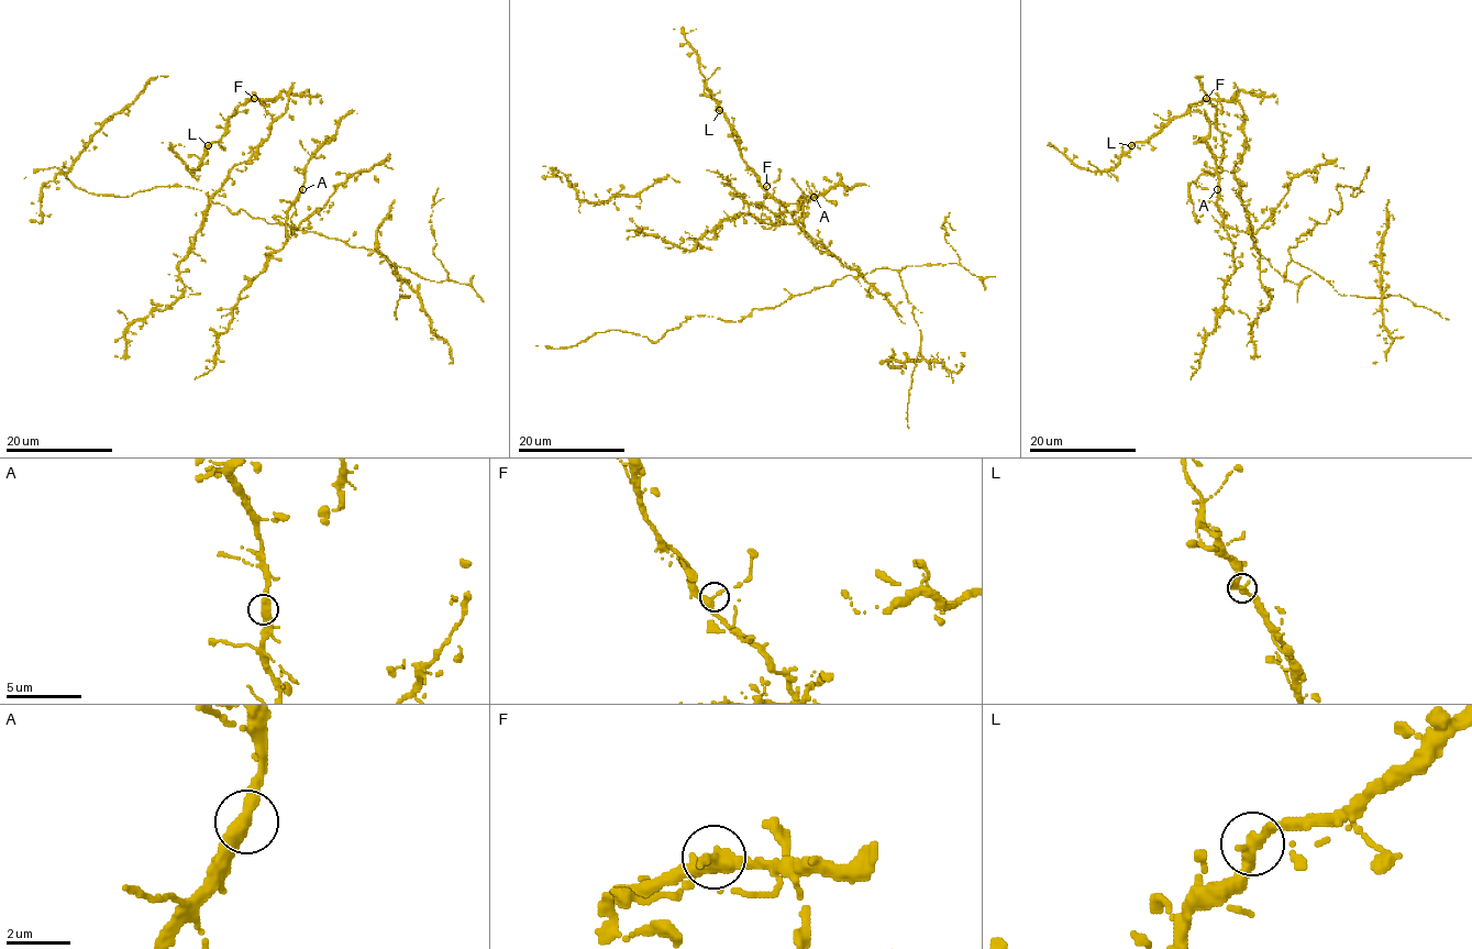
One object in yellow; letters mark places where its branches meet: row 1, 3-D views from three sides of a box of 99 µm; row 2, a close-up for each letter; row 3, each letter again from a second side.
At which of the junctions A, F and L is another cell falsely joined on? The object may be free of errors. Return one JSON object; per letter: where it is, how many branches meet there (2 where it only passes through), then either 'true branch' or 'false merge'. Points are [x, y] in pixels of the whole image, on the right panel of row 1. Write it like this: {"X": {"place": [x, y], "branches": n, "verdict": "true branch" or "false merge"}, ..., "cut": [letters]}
{"A": {"place": [1217, 189], "branches": 2, "verdict": "true branch"}, "F": {"place": [1206, 98], "branches": 2, "verdict": "true branch"}, "L": {"place": [1131, 145], "branches": 2, "verdict": "true branch"}, "cut": []}

